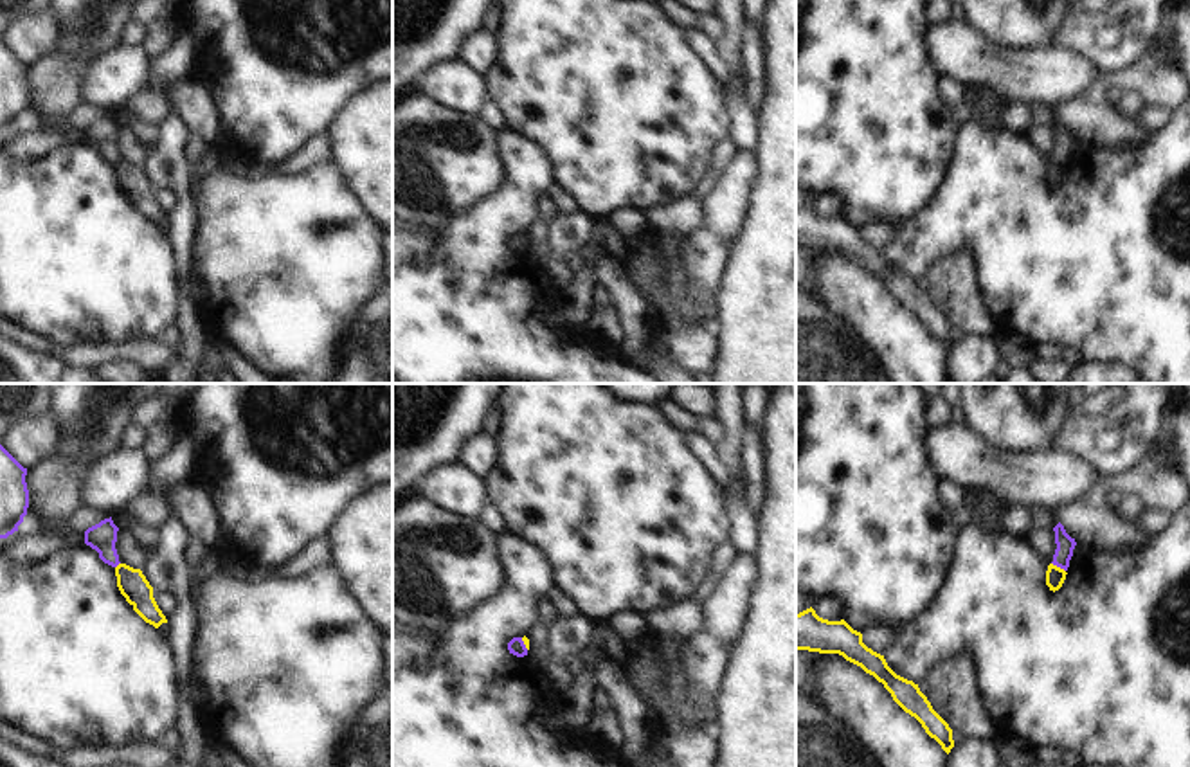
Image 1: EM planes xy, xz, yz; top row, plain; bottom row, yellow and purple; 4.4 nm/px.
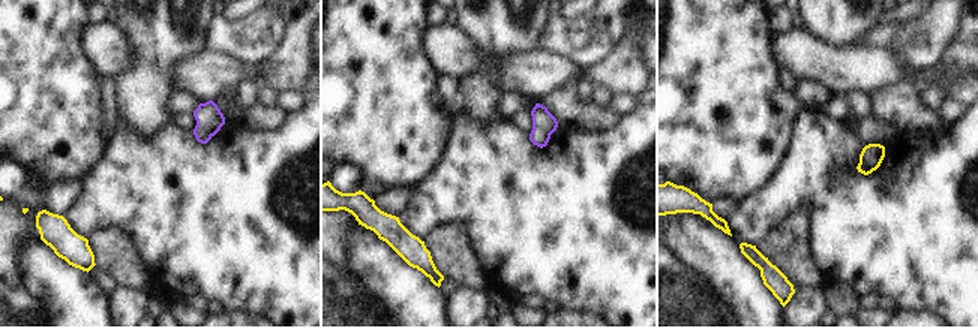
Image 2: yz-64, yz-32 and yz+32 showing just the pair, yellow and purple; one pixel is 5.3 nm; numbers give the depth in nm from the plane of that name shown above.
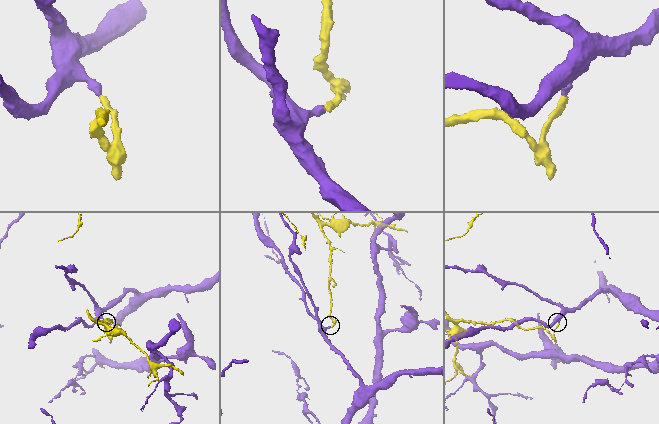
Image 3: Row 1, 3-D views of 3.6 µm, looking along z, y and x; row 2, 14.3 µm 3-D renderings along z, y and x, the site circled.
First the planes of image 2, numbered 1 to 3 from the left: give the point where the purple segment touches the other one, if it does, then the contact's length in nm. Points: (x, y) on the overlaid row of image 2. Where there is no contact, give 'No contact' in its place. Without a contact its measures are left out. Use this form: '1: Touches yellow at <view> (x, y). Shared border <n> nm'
1: No contact
2: No contact
3: No contact.

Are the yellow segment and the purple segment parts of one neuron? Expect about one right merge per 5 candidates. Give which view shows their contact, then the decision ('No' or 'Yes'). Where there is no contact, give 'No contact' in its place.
Touches yellow in yz. No.

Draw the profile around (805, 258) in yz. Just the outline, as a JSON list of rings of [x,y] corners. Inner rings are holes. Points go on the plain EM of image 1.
[[[796,247],[796,286],[821,301],[821,293],[814,284],[814,263],[825,250]]]

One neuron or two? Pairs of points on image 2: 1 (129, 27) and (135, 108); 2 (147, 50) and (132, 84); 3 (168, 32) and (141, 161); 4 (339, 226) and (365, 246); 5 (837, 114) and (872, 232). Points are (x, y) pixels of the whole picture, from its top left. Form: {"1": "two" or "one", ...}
{"1": "one", "2": "one", "3": "two", "4": "two", "5": "two"}

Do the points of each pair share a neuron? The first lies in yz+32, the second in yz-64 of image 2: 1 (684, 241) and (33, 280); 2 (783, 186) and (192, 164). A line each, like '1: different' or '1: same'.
1: same
2: same

